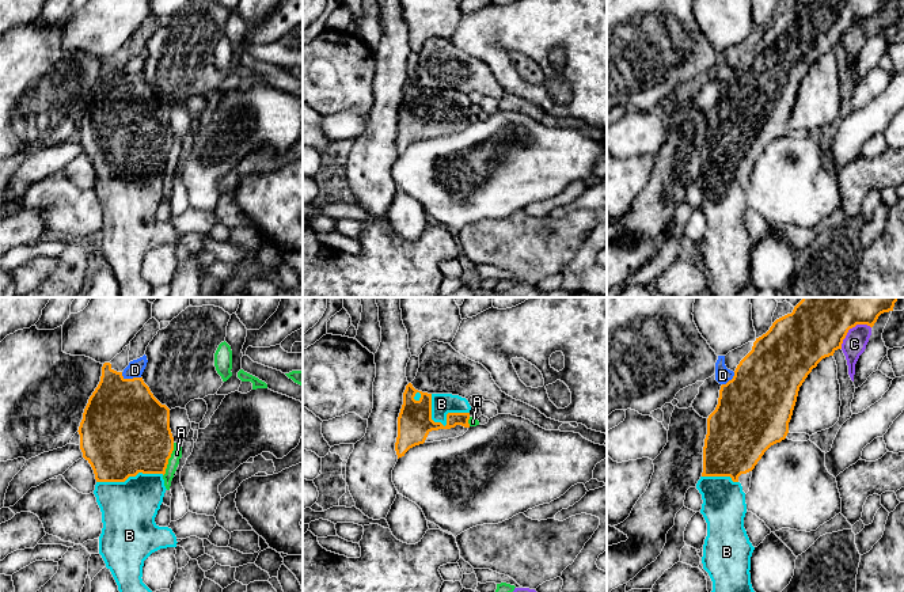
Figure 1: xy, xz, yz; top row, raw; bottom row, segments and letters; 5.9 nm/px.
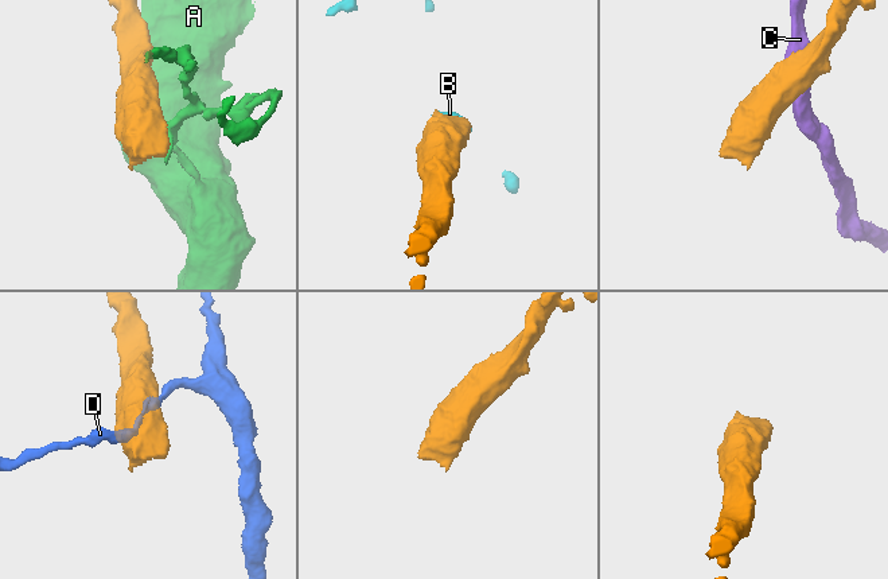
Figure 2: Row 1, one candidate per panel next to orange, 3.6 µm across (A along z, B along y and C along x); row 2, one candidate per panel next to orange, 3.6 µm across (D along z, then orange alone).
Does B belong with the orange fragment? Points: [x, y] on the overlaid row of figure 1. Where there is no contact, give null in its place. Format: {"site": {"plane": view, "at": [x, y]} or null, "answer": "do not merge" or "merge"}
{"site": {"plane": "xz", "at": [441, 424]}, "answer": "merge"}

